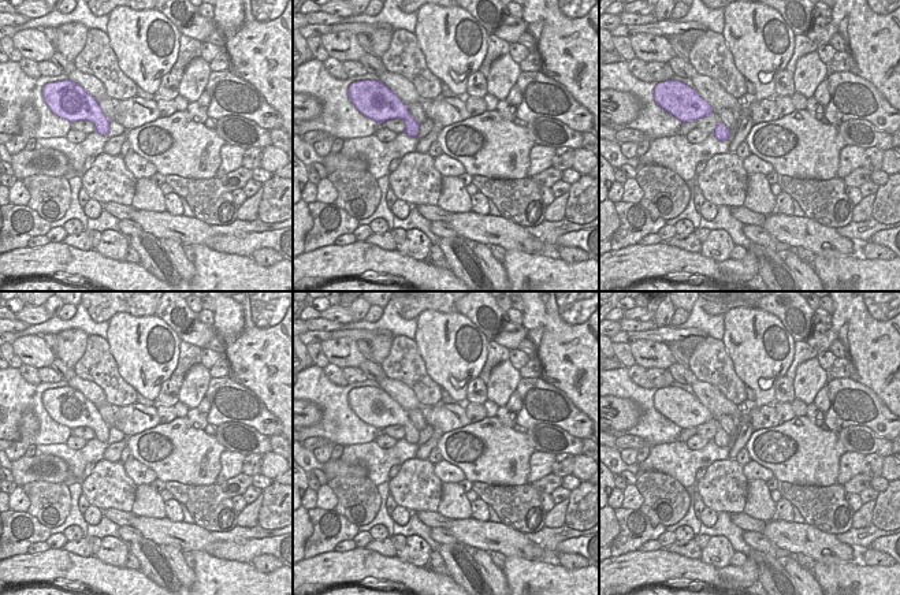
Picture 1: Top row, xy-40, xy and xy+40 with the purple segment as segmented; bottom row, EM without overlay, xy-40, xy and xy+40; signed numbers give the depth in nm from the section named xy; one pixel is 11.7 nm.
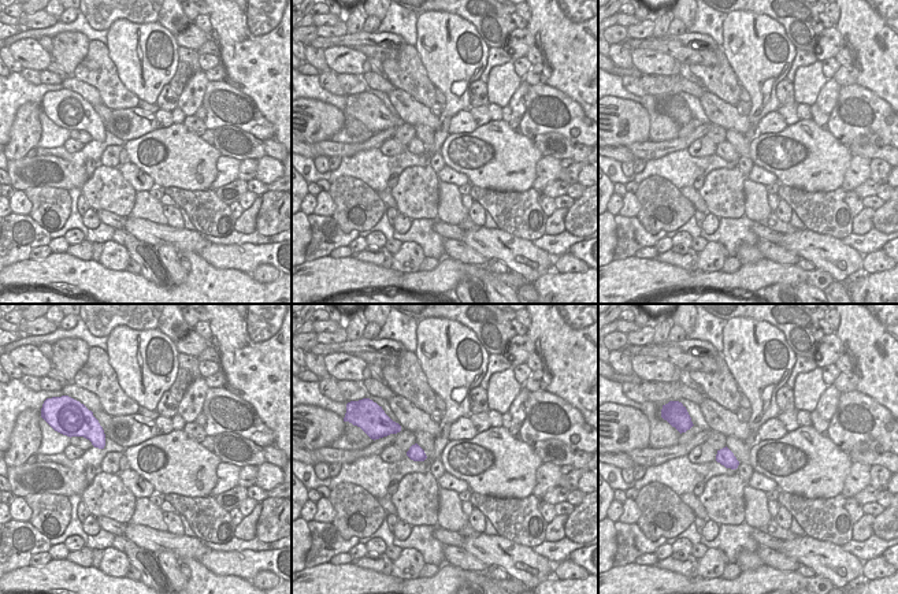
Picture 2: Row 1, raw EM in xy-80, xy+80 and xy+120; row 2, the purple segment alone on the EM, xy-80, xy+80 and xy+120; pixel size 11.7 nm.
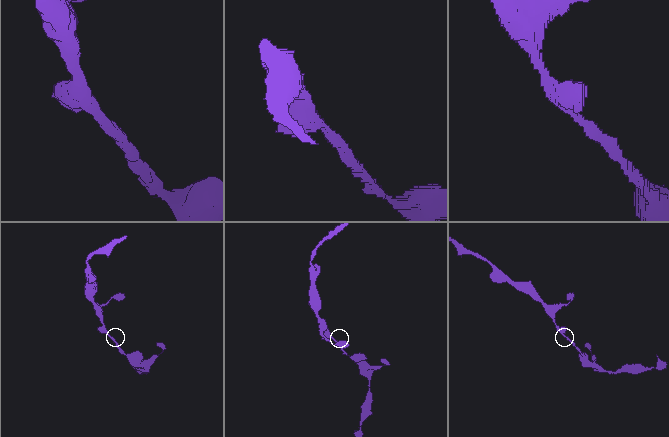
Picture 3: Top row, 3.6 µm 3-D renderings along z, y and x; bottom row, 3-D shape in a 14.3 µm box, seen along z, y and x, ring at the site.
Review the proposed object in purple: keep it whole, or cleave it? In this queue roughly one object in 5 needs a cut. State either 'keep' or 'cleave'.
keep

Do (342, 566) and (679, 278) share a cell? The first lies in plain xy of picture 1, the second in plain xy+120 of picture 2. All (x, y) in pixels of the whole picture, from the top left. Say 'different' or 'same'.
same

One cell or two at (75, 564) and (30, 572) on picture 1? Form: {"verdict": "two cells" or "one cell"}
{"verdict": "one cell"}

